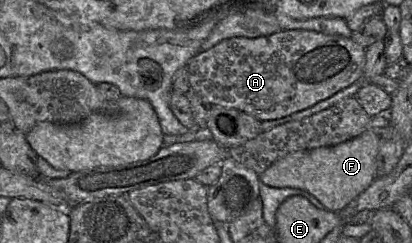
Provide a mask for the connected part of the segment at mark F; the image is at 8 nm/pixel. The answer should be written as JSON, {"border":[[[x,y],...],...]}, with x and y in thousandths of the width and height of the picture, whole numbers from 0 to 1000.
{"border":[[[900,535],[823,597],[704,630],[667,663],[629,720],[636,753],[665,774],[718,774],[750,790],[786,848],[789,864],[825,872],[883,790],[913,733],[913,654],[925,568]]]}

